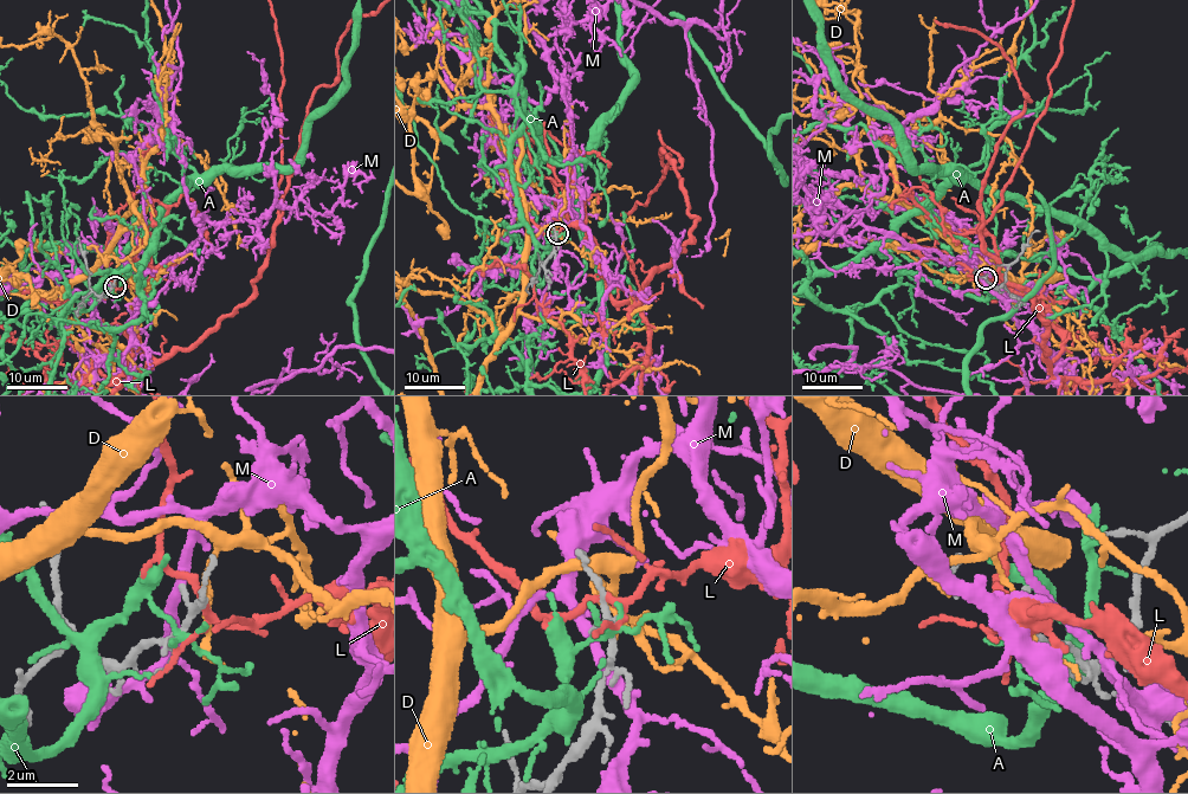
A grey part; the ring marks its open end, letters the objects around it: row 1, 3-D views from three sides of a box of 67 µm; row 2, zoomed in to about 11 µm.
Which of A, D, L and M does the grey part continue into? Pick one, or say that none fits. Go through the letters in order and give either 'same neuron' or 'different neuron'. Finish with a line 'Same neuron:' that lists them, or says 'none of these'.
A: different neuron
D: different neuron
L: different neuron
M: different neuron
Same neuron: none of these

